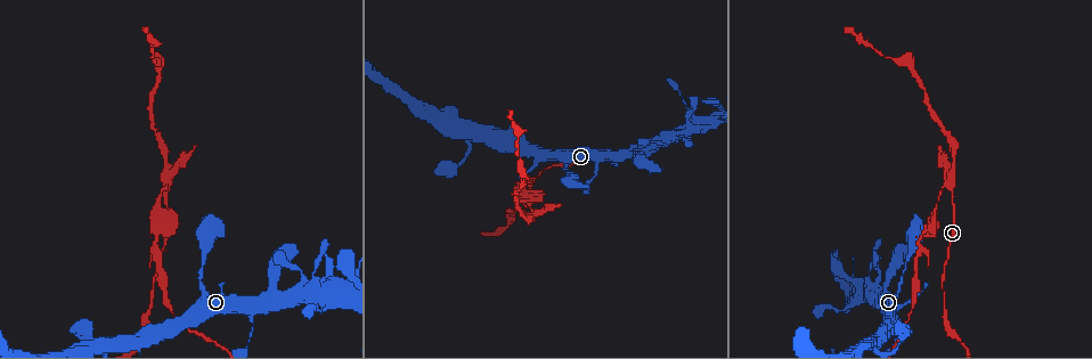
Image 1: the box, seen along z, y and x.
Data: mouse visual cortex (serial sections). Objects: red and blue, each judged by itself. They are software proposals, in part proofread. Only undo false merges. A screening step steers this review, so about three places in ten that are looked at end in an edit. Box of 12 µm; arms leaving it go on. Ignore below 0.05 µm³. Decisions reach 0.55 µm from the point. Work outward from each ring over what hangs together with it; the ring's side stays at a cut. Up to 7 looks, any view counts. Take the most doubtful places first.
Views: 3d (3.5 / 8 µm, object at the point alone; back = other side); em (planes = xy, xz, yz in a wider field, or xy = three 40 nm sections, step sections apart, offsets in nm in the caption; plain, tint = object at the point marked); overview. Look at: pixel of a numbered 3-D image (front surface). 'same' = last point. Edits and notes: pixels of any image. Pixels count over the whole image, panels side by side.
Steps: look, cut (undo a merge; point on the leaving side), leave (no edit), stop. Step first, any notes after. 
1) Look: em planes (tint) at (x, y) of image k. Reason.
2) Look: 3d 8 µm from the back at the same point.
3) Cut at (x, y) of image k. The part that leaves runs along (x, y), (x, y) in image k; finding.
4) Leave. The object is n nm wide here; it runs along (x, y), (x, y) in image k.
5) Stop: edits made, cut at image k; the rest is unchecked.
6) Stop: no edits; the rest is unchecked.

Look: 3d 3.5 µm at (949, 183) of image 1. Four arms meet.

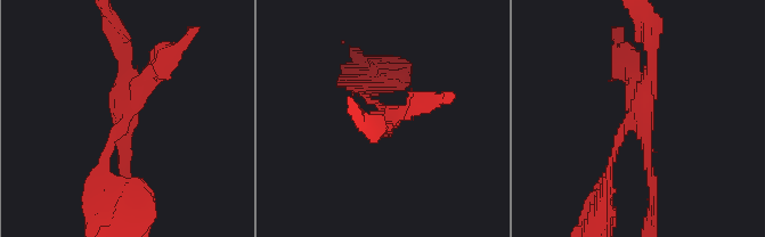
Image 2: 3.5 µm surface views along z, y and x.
Look: em planes (tint) at (124, 120) of image 2. 4 arms meet here; the arms are 100, 150, 150, 200 nm wide; now the EM.

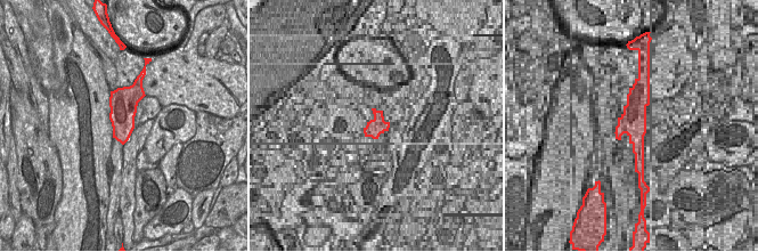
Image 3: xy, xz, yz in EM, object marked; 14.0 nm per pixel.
Cut at (164, 71) of image 2. A border runs along (132, 84), (136, 108) in image 3; two cells meet here.

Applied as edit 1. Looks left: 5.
Look: 3d 3.5 µm at (305, 281) of image 1. Thin arm on a thick one.

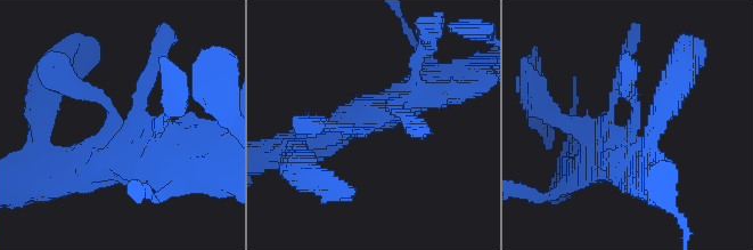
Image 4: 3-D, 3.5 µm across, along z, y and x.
Look: em xy step 1 (tint) at (373, 125) of image 4. Shape alone is not enough.

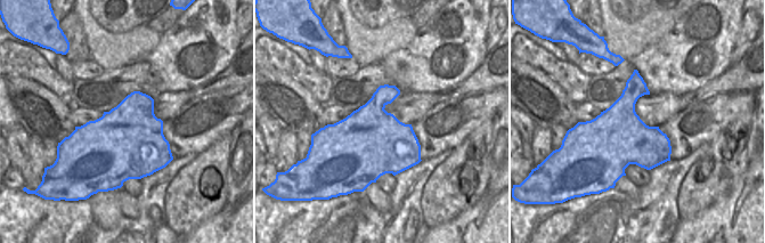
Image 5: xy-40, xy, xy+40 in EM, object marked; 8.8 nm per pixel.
Leave. The object is 600 nm wide here; it runs along (633, 175), (616, 160), (637, 111), (628, 80) in image 4; all the same cell.

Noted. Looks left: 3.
Look: 3d 3.5 µm at (251, 333) of image 1. Narrows sharply.

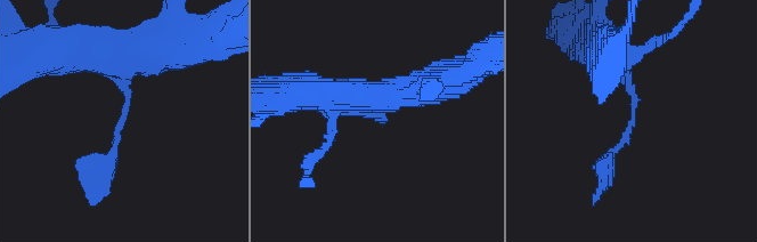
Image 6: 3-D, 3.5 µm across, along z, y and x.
Look: em planes (tint) at (122, 117) of image 6.

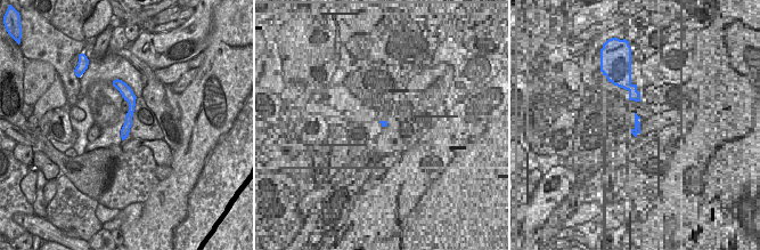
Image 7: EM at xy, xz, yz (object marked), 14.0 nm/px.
Leave. The arms are 200, 400 nm wide; it runs along (611, 59), (632, 90), (634, 115), (602, 168) in image 6; continuous, no second cell.

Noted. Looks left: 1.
Stop: edits made, cut at image 2; the rest is unchecked.

